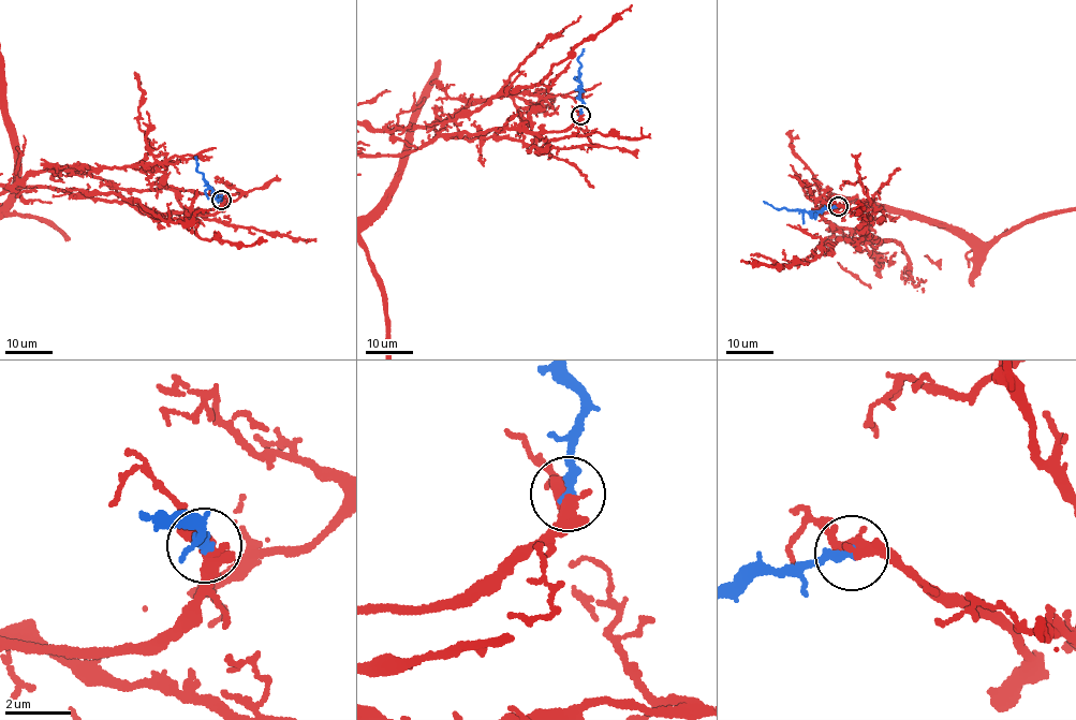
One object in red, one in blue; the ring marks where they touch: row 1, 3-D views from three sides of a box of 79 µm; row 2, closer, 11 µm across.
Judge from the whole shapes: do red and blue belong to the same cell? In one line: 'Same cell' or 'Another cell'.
Same cell

